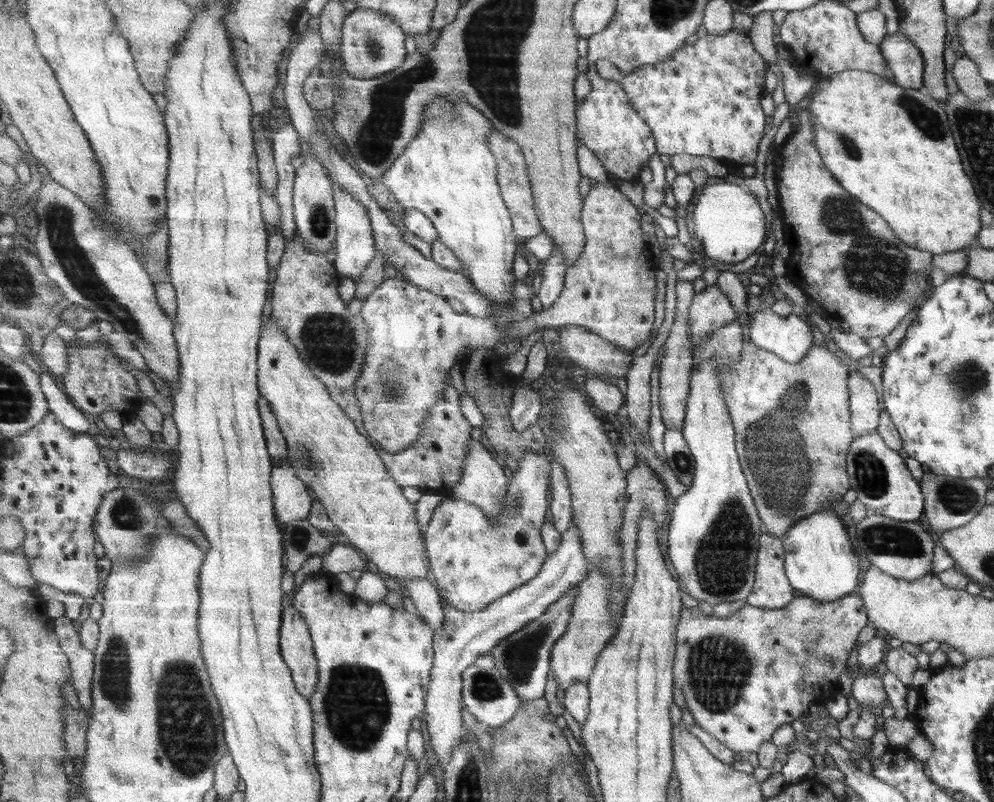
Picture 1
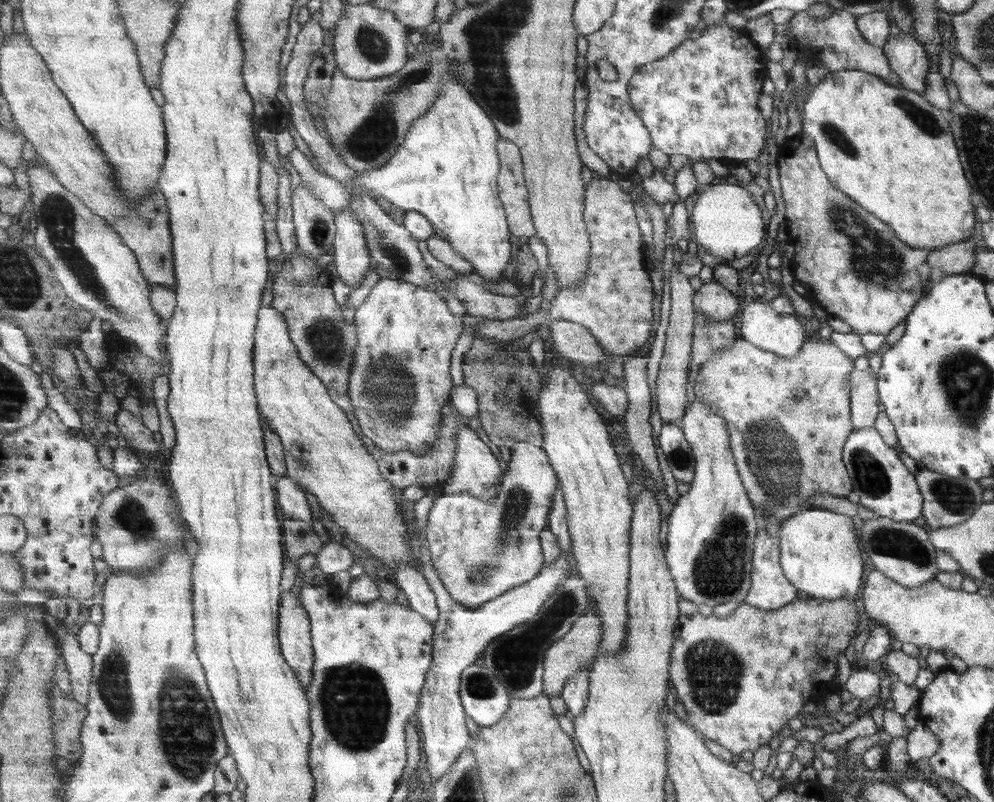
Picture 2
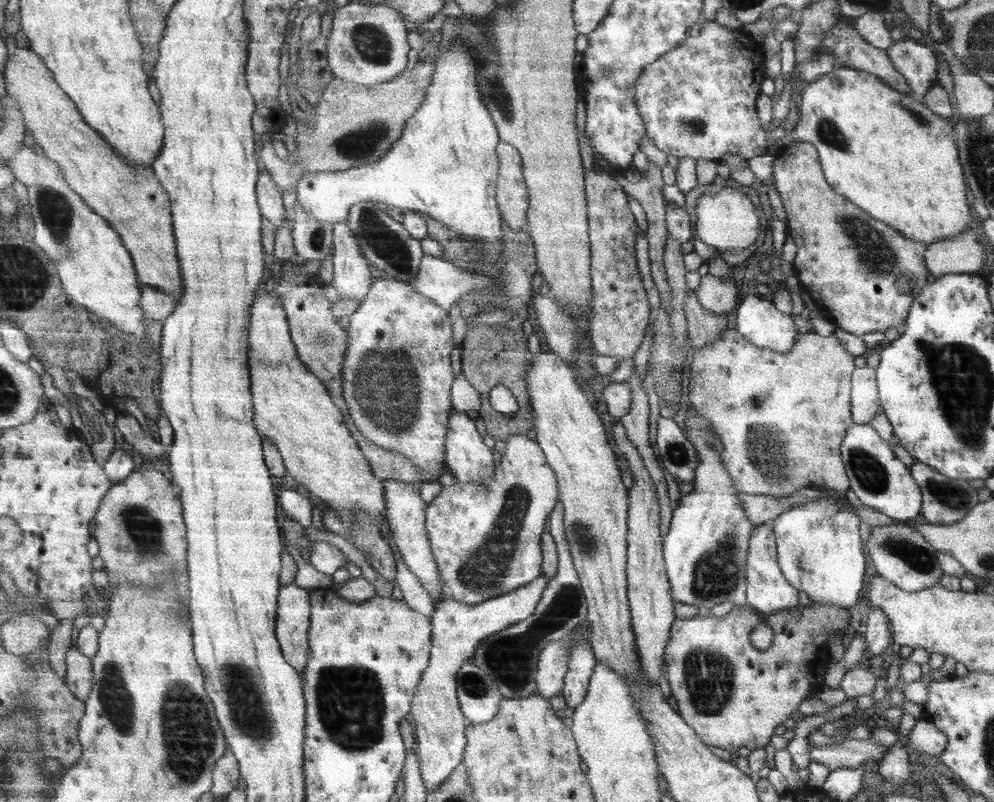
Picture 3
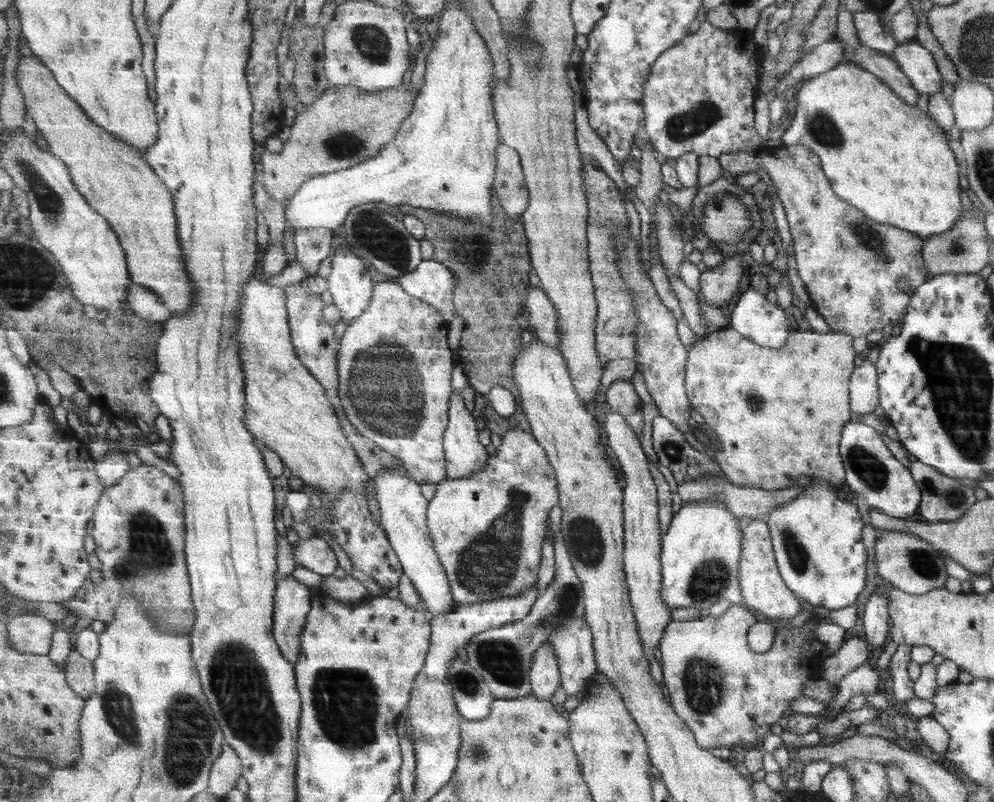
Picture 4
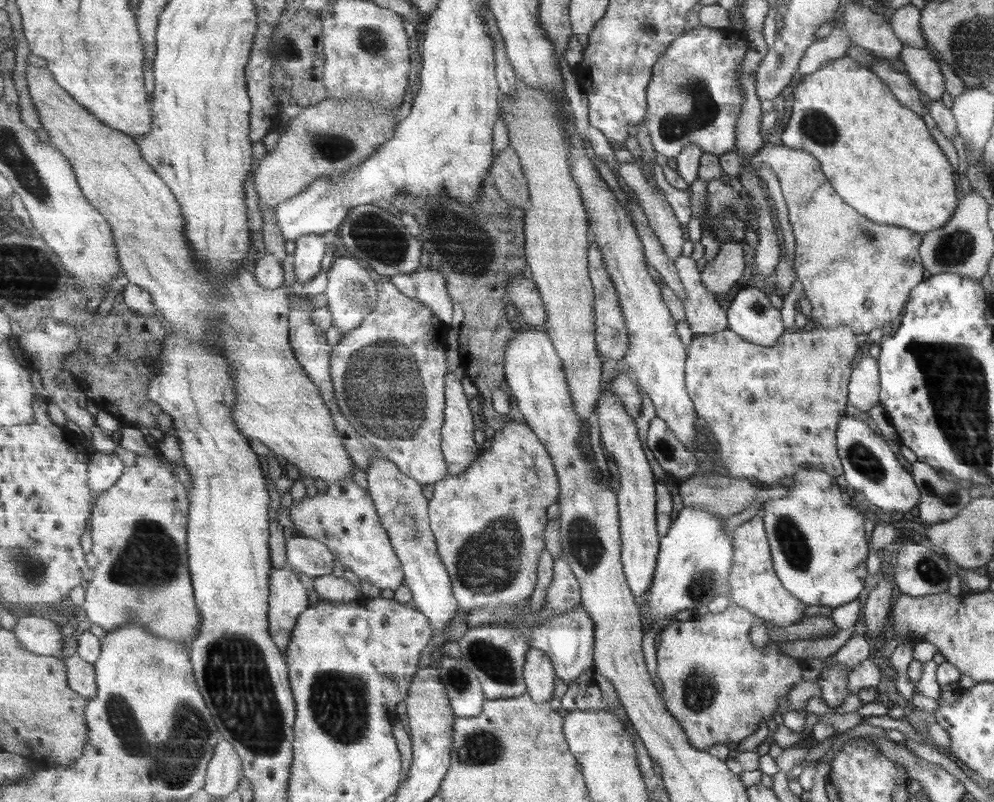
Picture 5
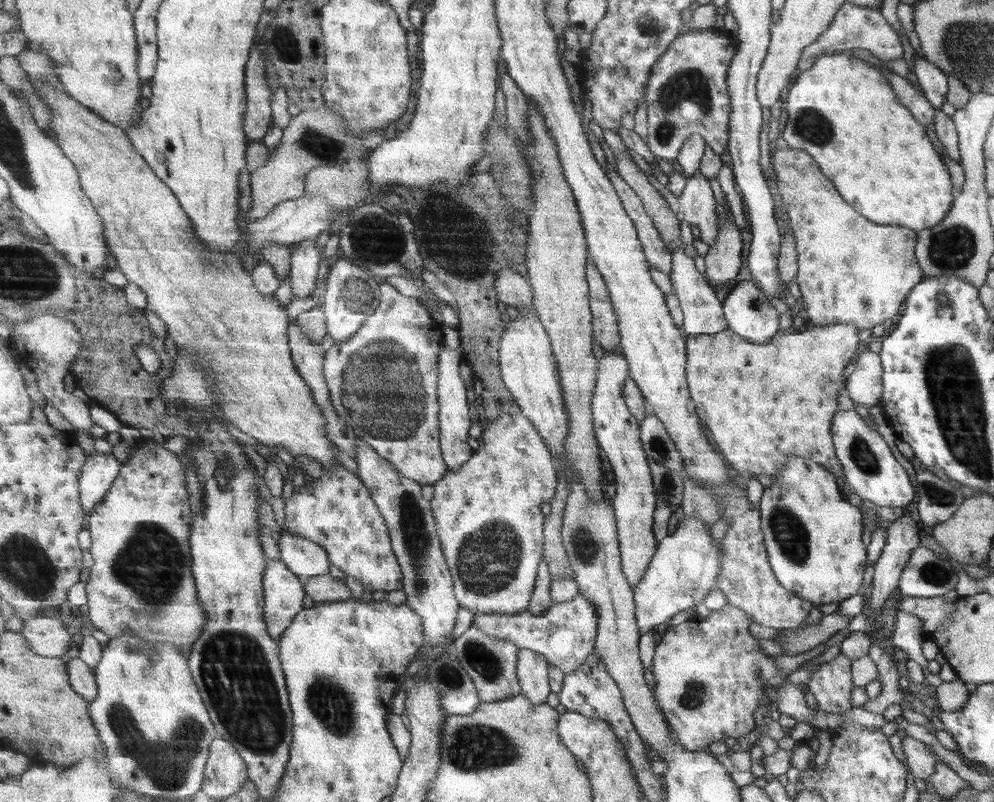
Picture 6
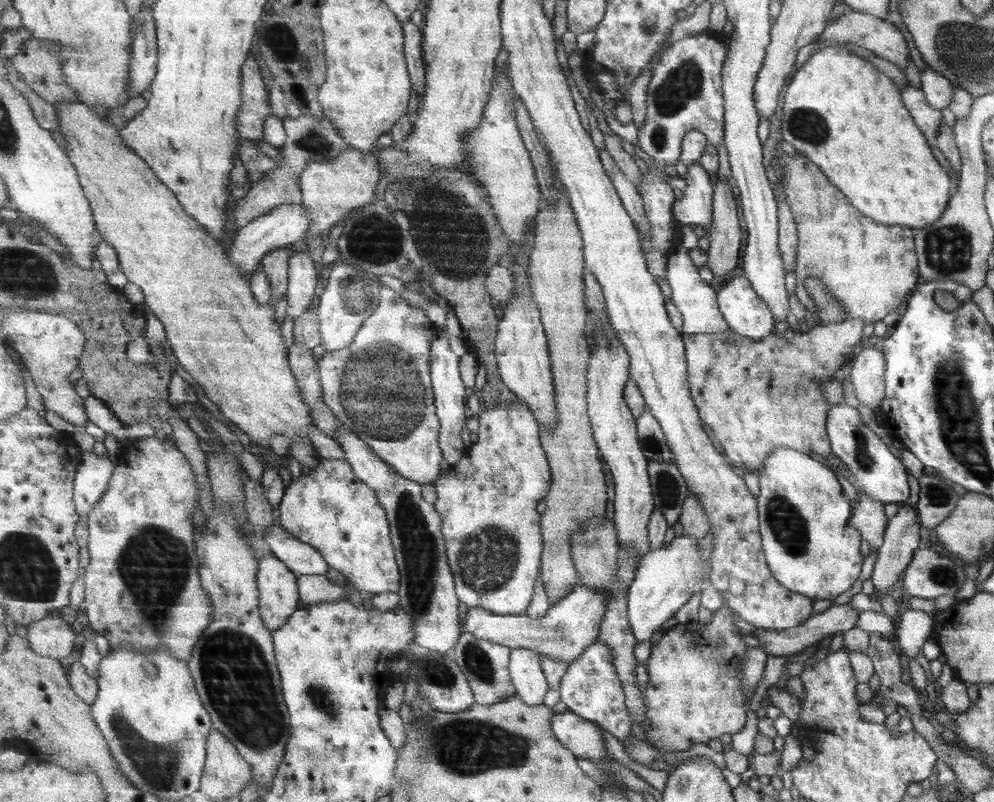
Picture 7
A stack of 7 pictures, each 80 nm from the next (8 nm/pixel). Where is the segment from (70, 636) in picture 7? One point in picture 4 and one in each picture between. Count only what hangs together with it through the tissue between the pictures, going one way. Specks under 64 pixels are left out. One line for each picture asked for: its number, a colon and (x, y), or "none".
4: (29, 633)
5: (41, 635)
6: (47, 636)

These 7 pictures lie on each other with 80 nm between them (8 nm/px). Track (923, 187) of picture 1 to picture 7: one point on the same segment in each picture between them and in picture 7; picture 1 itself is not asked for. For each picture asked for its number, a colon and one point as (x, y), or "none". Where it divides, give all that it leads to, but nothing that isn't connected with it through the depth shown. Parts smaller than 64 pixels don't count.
2: (889, 150)
3: (889, 155)
4: (890, 160)
5: (877, 155)
6: (840, 111)
7: (846, 117)

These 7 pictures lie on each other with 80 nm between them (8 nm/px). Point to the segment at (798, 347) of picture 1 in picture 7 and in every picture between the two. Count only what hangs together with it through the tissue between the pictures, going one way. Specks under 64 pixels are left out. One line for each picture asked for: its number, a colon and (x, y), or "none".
2: (782, 334)
3: (759, 321)
4: (755, 318)
5: (749, 314)
6: (746, 309)
7: (745, 312)

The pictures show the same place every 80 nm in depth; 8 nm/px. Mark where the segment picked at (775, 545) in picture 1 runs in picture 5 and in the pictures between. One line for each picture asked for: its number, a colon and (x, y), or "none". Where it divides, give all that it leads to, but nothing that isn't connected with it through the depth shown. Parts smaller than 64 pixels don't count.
2: (771, 591)
3: (767, 591)
4: (764, 592)
5: (754, 586)

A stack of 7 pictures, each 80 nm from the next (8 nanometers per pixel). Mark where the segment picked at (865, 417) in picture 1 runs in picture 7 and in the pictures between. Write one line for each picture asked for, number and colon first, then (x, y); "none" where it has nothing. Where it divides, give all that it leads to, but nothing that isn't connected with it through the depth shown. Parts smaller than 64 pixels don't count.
2: (863, 396)
3: (864, 400)
4: (862, 389)
5: (863, 388)
6: (863, 385)
7: (866, 373)

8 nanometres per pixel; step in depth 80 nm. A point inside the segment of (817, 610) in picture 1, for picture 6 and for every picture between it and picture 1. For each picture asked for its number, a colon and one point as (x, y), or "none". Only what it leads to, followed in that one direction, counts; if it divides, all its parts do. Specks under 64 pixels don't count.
2: (741, 678)
3: (732, 694)
4: (727, 694)
5: (716, 683)
6: (710, 674)

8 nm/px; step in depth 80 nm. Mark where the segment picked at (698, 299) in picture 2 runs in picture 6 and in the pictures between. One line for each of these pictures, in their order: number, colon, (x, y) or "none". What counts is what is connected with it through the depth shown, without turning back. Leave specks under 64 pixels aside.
3: (717, 294)
4: (718, 285)
5: (719, 275)
6: (722, 262)

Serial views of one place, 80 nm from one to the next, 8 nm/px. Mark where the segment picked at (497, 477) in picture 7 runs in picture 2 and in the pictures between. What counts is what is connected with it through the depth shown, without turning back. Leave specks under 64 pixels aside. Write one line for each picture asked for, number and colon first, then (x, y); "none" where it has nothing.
2: (481, 549)
3: (487, 539)
4: (489, 529)
5: (490, 523)
6: (489, 516)

